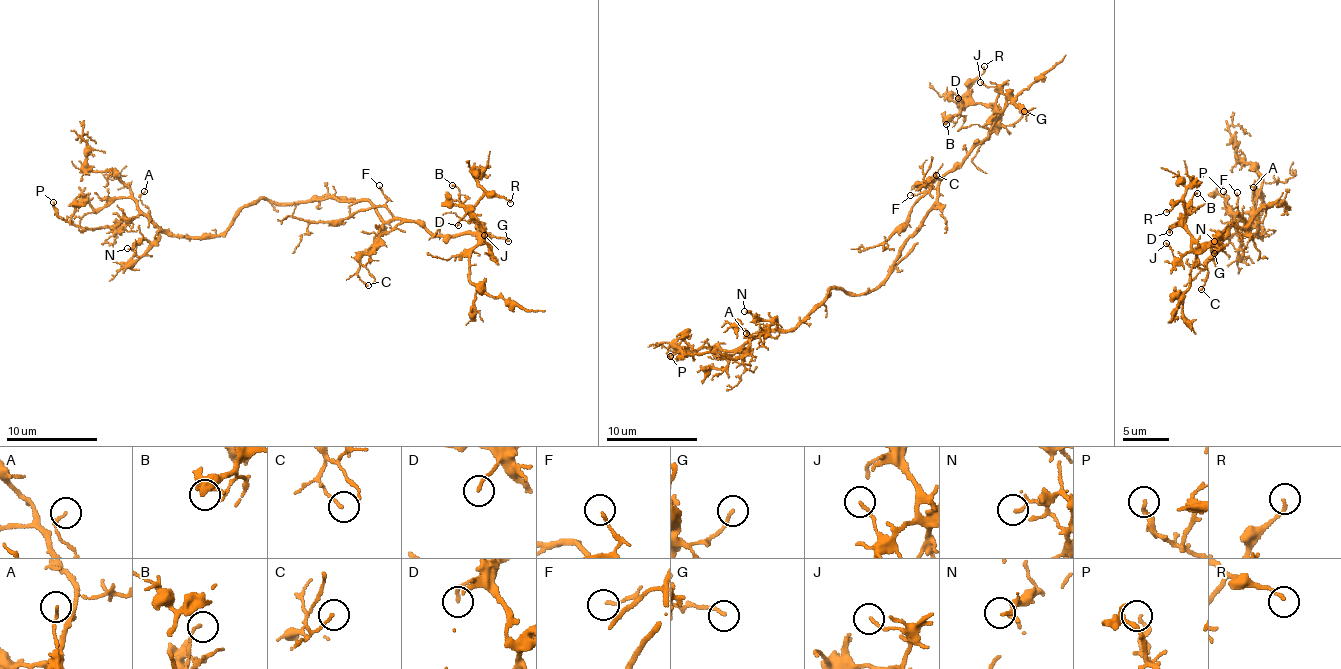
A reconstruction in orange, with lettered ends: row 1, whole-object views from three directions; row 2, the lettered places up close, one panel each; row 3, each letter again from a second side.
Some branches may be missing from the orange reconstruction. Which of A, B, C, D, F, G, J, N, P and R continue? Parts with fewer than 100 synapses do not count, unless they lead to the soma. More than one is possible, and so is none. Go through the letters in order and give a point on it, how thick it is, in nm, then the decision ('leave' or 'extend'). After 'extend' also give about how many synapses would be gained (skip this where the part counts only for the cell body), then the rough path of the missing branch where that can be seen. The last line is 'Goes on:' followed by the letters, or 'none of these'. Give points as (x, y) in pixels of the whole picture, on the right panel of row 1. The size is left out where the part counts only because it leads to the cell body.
A: at (1253, 187); 130 nm thick; leave
B: at (1197, 193); 110 nm thick; leave
C: at (1201, 289); 130 nm thick; leave
D: at (1169, 232); 140 nm thick; leave
F: at (1237, 192); 130 nm thick; leave
G: at (1214, 253); 160 nm thick; leave
J: at (1166, 243); 140 nm thick; leave
N: at (1214, 241); 150 nm thick; leave
P: at (1223, 191); 170 nm thick; leave
R: at (1166, 212); 140 nm thick; leave
Goes on: none of these

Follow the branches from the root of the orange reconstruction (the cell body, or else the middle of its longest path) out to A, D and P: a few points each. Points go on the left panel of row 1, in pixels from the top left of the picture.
A: (308, 201), (256, 200), (217, 235), (176, 237), (151, 219), (139, 198), (144, 191)
D: (308, 201), (326, 197), (368, 200), (387, 222), (413, 220), (436, 234), (483, 233), (467, 213), (458, 225)
P: (308, 201), (248, 202), (217, 235), (198, 237), (162, 232), (141, 214), (123, 226), (75, 227), (53, 202)

